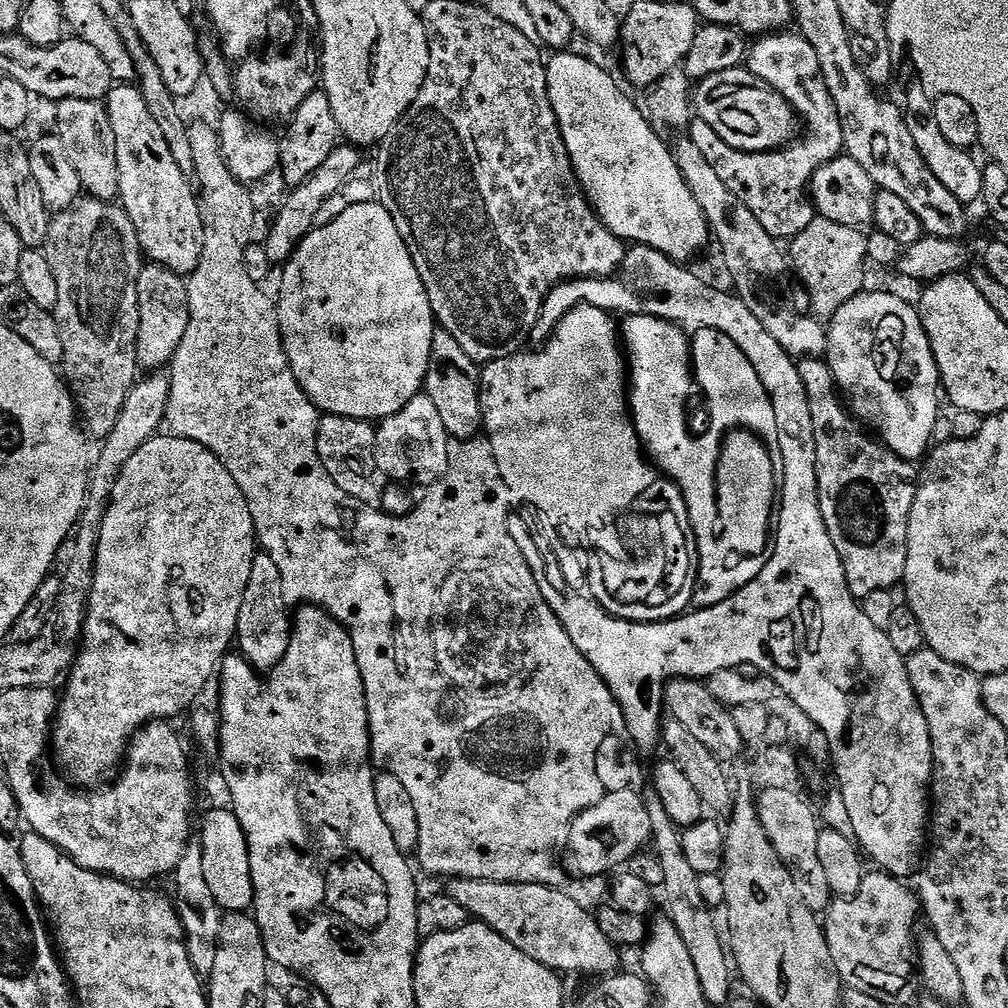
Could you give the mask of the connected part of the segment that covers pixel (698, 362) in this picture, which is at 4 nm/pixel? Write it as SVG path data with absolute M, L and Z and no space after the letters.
M725 336L716 340L709 346L709 352L698 350L693 353L694 379L701 395L705 396L703 399L713 426L720 436L739 431L741 426L749 426L769 447L777 447L779 432L775 425L771 393L765 381L758 378L753 364L732 340Z

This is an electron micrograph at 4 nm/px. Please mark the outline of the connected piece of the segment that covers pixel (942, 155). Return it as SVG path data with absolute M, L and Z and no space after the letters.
M915 82L909 85L906 104L904 103L904 113L914 144L916 144L930 171L943 186L956 196L958 201L965 204L979 201L983 195L985 185L983 167L974 156L969 155L971 153L967 149L946 141L941 124L939 124L936 117L930 114L935 106L935 99L925 95L923 89Z

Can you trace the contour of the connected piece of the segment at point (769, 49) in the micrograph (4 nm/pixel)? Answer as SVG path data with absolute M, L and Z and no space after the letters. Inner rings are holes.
M771 33L757 39L760 41L755 46L753 43L749 49L746 66L761 79L761 83L782 94L798 113L799 119L812 127L808 136L801 135L787 148L777 148L775 152L739 152L722 142L718 134L712 136L706 121L696 118L690 124L690 135L702 156L721 176L722 182L732 188L739 201L744 202L750 213L758 218L767 234L779 242L792 240L817 217L810 195L812 175L826 162L845 155L843 127L833 92L823 76L822 57L807 39L800 34L790 33ZM738 164L744 164L744 168L740 168L740 176L735 174L736 181L740 180L740 188L733 187L732 180Z

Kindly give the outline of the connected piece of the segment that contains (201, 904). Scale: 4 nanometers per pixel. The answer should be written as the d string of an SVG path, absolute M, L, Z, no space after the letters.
M193 838L188 841L186 850L182 854L182 862L176 867L174 879L176 879L174 900L183 923L185 944L190 954L191 964L201 978L211 977L217 958L224 912L214 898L214 894L210 894L210 886L206 883L206 869L202 866L202 846L199 839Z

